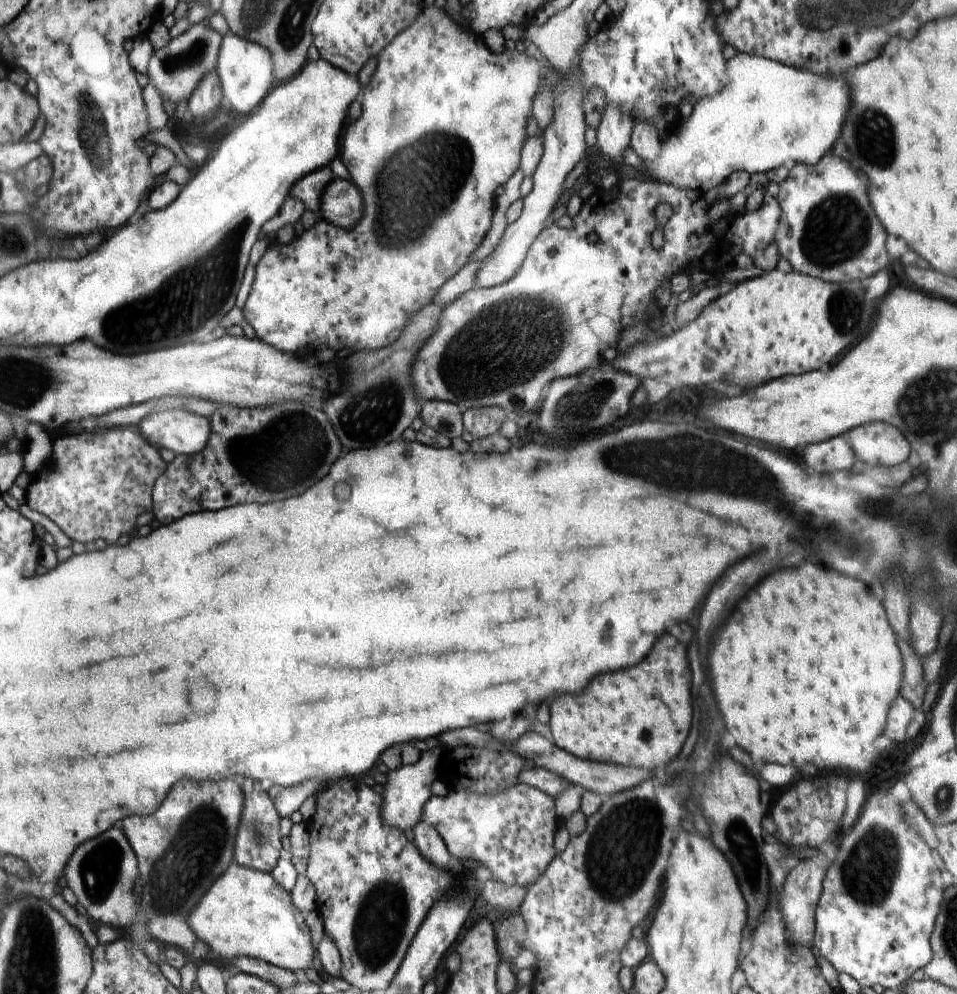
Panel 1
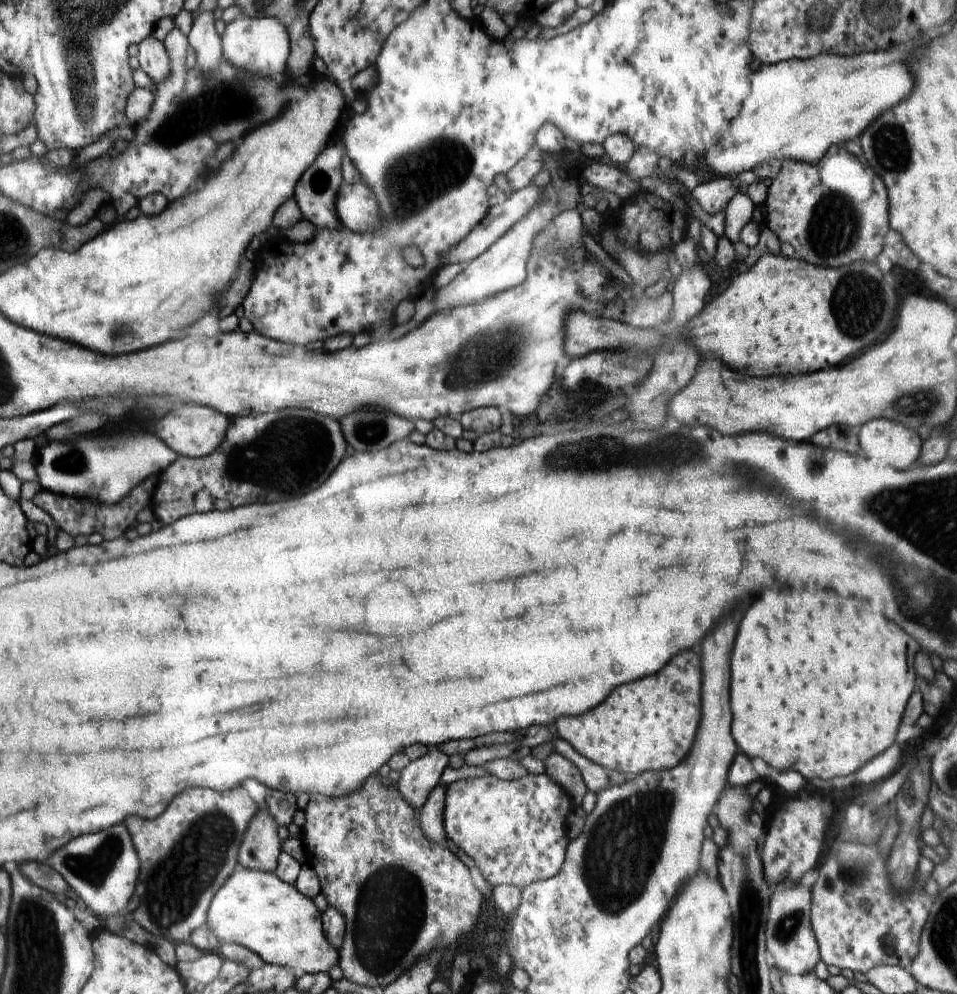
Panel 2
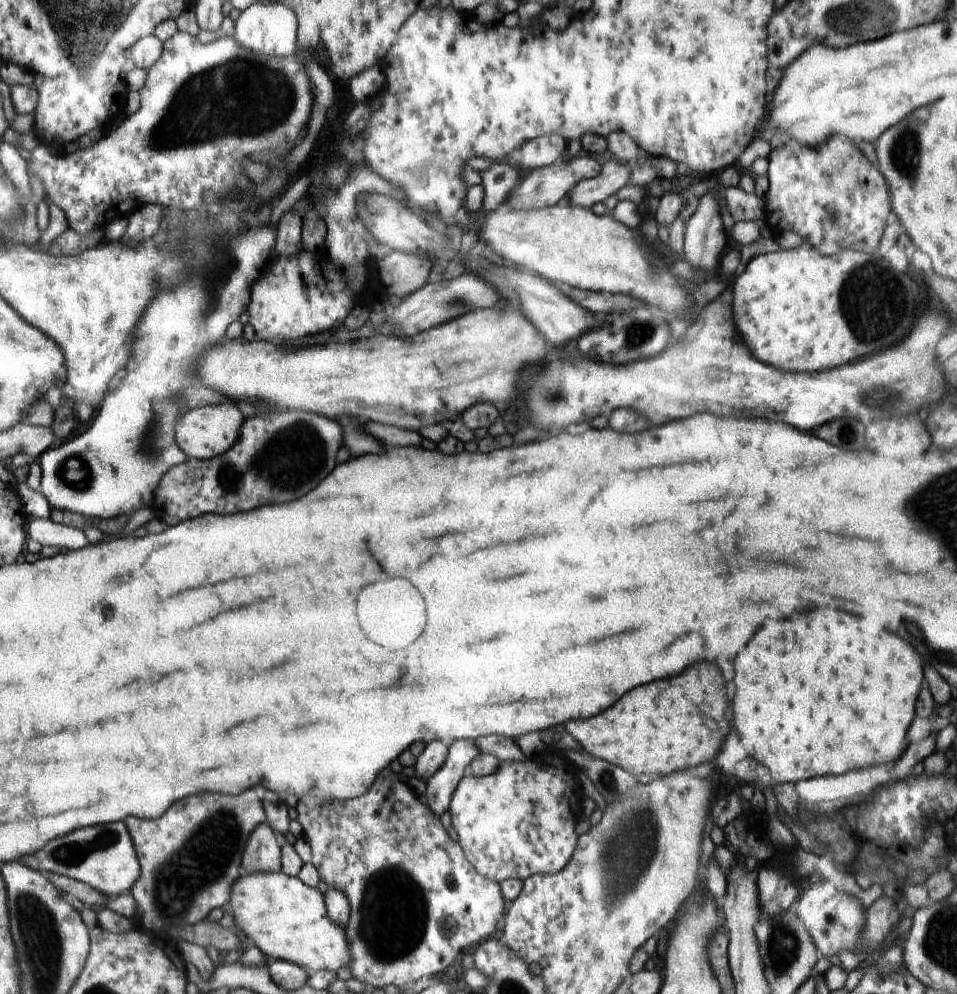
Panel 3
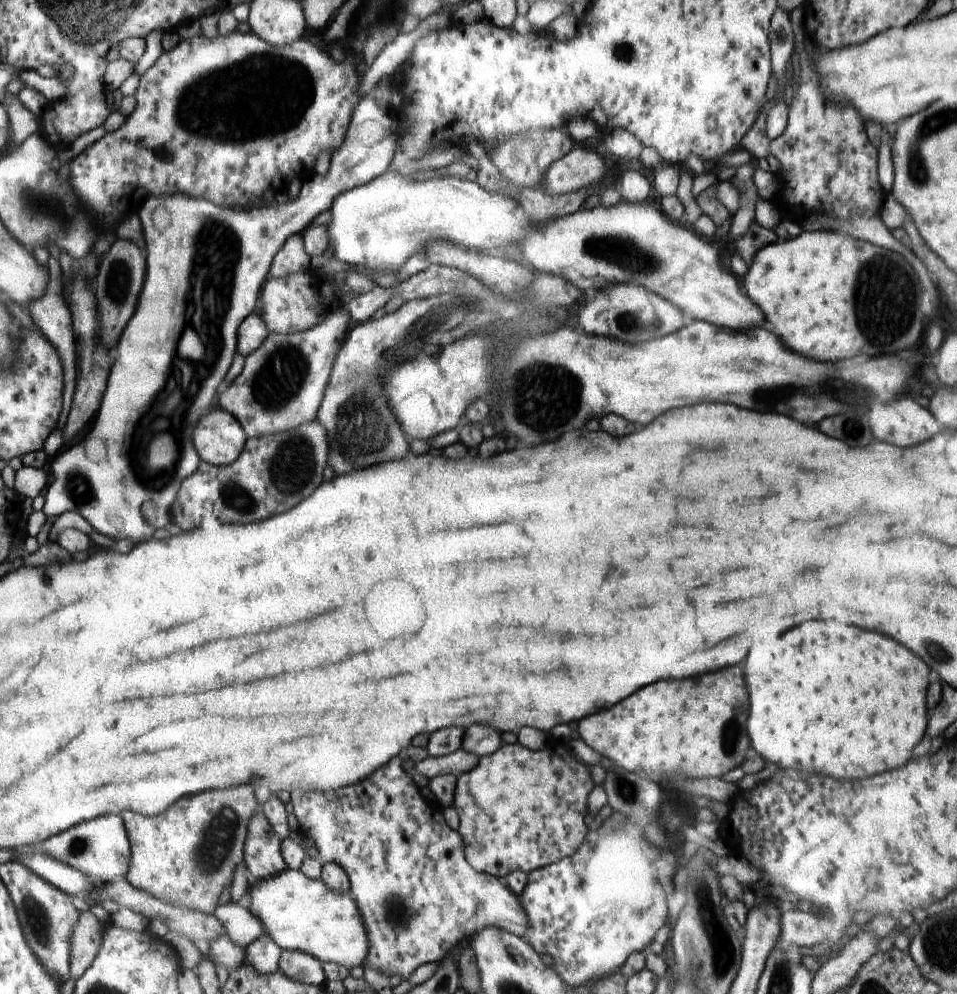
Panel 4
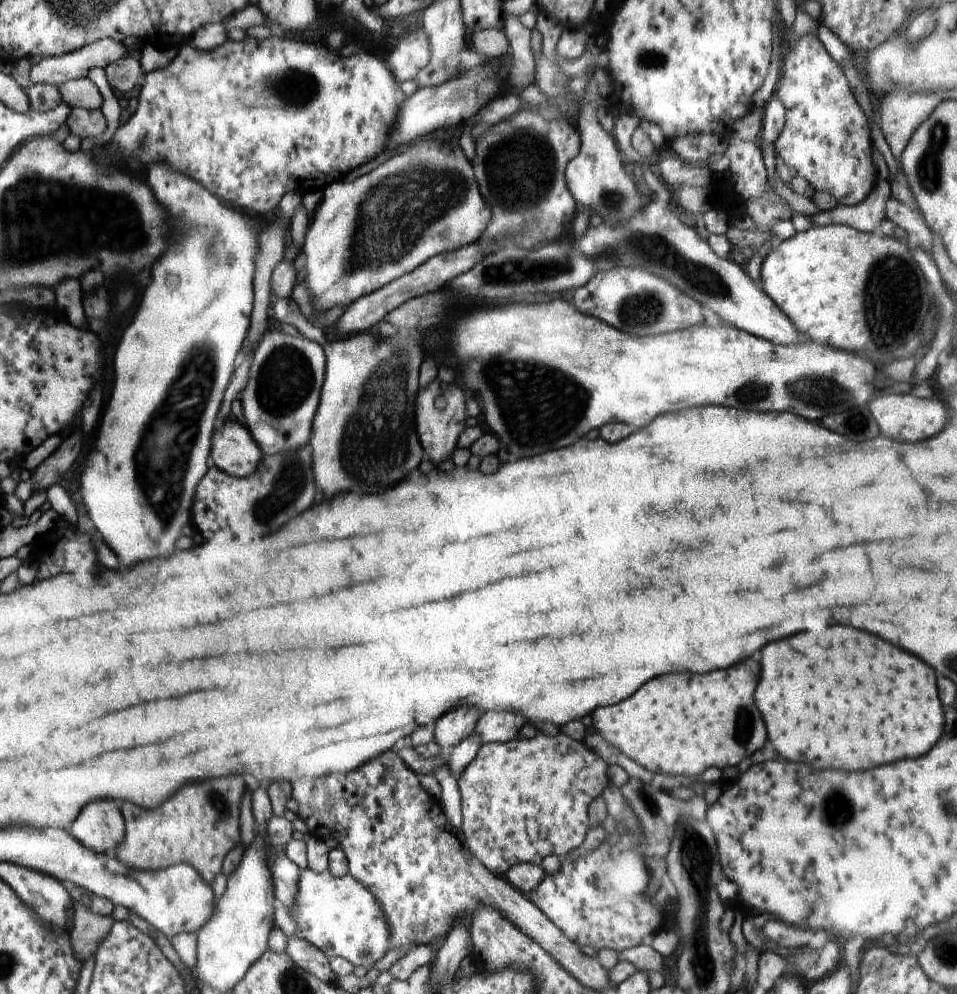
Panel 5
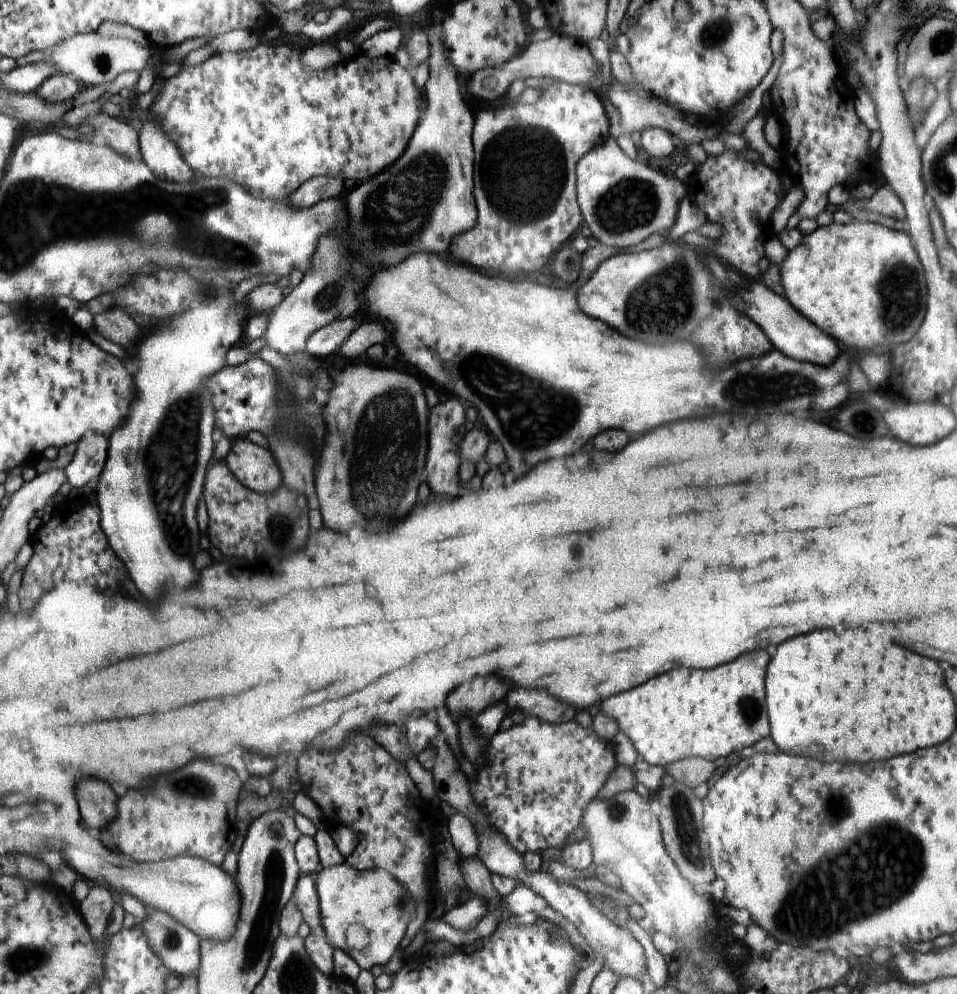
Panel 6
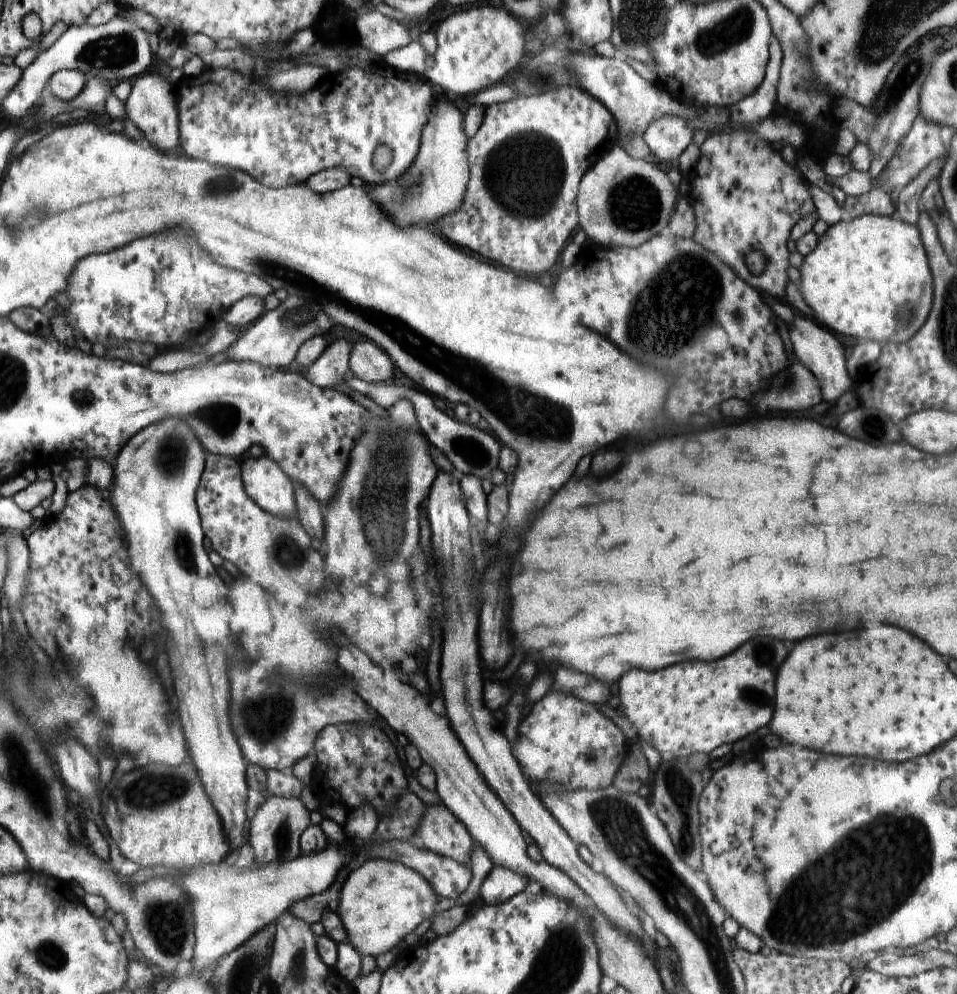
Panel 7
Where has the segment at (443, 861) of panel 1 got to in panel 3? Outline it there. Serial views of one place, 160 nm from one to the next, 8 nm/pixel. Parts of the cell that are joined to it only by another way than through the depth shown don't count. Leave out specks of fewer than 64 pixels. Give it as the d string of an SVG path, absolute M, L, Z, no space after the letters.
M458 739L449 745L449 751L438 772L423 785L421 795L433 815L441 816L449 809L449 804L459 780L467 775L468 766L481 751L472 739Z

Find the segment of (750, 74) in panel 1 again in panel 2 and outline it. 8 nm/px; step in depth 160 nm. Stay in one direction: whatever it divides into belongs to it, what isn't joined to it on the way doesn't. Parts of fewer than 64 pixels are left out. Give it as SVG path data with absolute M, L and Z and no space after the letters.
M900 50L840 56L824 53L813 59L790 59L775 65L762 65L752 73L750 96L741 102L739 114L732 118L729 131L703 156L702 164L720 177L734 177L771 158L818 164L832 144L854 140L882 110L898 104L912 90L912 76L904 66L906 54Z

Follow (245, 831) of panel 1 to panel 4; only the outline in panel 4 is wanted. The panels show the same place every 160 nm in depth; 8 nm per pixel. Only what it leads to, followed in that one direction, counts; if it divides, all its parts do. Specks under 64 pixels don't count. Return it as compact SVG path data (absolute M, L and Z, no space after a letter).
M262 811L250 817L249 840L246 841L245 863L258 881L286 870L280 854L280 838Z

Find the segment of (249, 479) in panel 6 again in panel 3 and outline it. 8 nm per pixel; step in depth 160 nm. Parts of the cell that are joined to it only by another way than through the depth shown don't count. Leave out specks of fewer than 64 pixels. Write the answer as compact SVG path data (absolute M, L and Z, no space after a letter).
M232 401L188 409L175 426L177 443L185 451L188 458L210 460L214 457L220 457L236 444L245 417L241 413L241 409Z

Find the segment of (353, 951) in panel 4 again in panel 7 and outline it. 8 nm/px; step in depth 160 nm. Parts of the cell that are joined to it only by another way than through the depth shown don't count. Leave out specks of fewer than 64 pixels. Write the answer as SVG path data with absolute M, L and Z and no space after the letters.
M372 858L351 872L340 888L338 914L342 918L348 936L347 943L362 956L374 956L393 950L394 946L416 930L422 920L432 917L436 892L428 886L424 876L410 866L396 864L396 861Z

